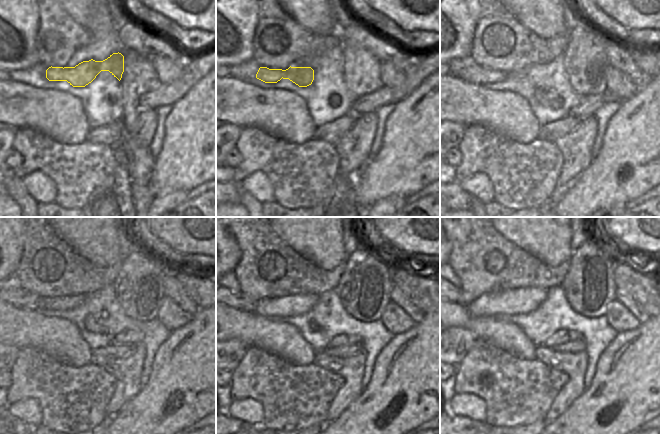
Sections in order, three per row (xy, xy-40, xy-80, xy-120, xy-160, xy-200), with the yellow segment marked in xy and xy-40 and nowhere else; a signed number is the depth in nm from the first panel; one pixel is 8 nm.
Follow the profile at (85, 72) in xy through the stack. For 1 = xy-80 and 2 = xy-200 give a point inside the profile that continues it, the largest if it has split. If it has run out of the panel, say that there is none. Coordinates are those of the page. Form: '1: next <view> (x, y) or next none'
1: next xy-80 (475, 74)
2: next xy-200 (460, 291)

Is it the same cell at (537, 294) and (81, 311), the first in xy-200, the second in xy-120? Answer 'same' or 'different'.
different

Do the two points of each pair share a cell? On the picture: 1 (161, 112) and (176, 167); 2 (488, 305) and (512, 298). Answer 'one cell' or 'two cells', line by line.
1: two cells
2: one cell

